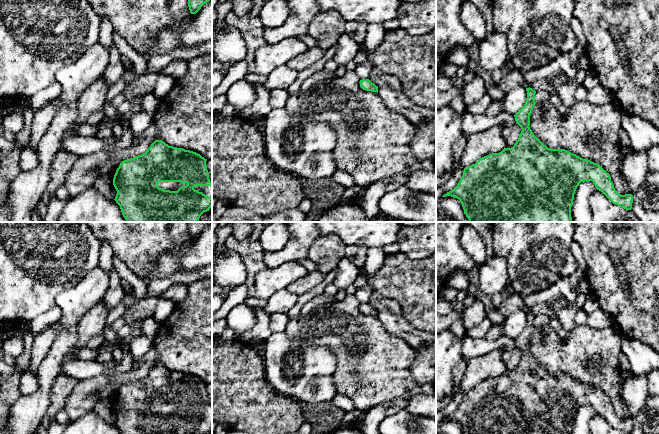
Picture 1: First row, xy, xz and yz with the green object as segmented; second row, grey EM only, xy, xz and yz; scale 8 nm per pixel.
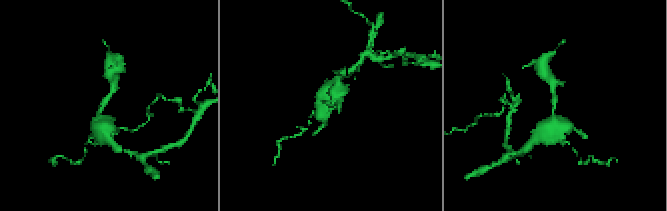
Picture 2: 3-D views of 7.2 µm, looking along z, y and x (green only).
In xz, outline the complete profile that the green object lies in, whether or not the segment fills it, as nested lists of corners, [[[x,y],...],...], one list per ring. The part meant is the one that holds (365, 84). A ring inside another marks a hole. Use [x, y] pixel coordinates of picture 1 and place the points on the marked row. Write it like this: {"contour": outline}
{"contour": [[[362,79],[360,80],[360,87],[363,90],[377,92],[378,93],[378,86],[372,83],[369,79]]]}

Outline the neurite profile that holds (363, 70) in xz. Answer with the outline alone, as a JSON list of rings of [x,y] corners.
[[[368,59],[365,63],[357,65],[354,71],[359,76],[360,80],[369,79],[373,66],[372,62]]]

